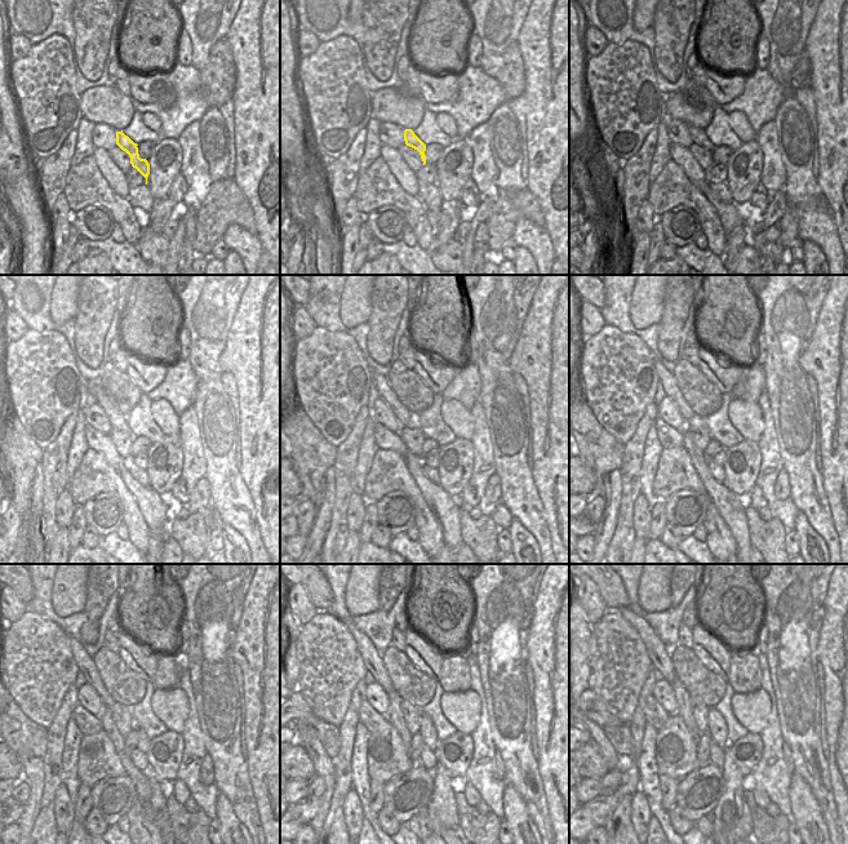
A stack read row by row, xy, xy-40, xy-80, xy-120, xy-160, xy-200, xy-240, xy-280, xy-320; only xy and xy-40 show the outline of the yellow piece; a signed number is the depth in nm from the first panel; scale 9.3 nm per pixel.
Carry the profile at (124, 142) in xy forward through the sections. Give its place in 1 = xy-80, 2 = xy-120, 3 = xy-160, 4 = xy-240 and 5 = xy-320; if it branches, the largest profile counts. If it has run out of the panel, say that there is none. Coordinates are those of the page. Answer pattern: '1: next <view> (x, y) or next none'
1: next xy-80 (697, 134)
2: next xy-120 (118, 421)
3: next xy-160 (405, 418)
4: next xy-240 (85, 663)
5: next xy-320 (658, 653)

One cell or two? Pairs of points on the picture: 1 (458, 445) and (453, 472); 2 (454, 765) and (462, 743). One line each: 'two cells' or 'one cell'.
1: one cell
2: one cell

